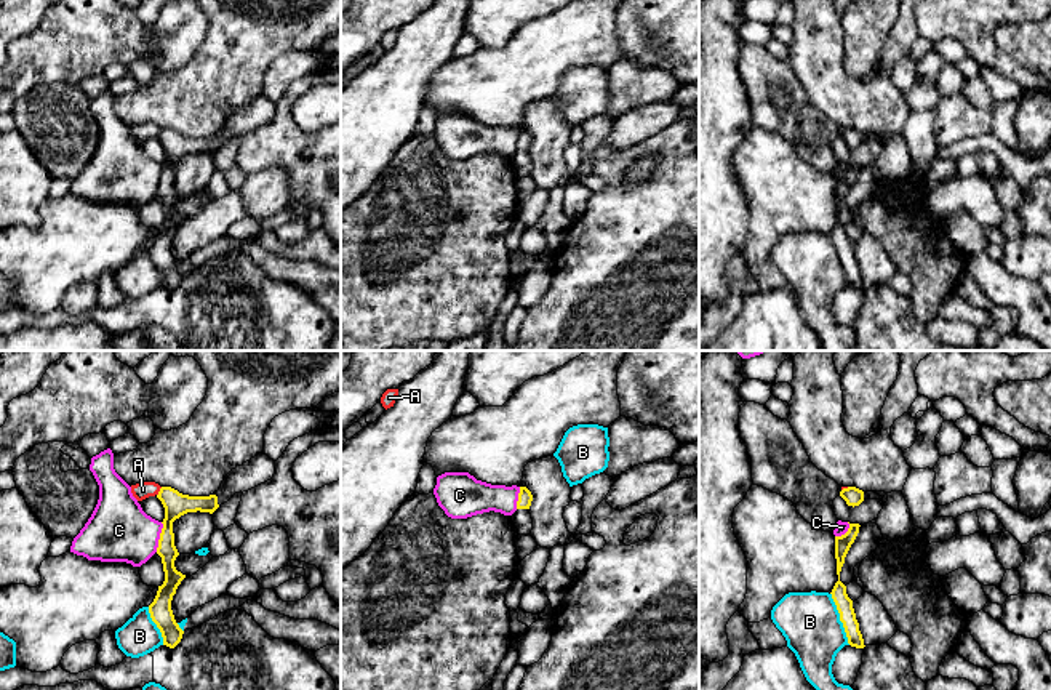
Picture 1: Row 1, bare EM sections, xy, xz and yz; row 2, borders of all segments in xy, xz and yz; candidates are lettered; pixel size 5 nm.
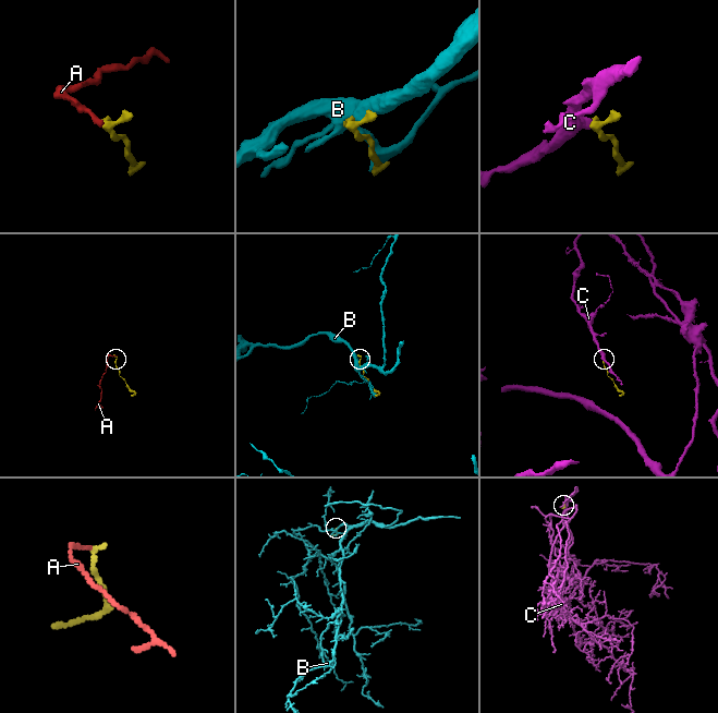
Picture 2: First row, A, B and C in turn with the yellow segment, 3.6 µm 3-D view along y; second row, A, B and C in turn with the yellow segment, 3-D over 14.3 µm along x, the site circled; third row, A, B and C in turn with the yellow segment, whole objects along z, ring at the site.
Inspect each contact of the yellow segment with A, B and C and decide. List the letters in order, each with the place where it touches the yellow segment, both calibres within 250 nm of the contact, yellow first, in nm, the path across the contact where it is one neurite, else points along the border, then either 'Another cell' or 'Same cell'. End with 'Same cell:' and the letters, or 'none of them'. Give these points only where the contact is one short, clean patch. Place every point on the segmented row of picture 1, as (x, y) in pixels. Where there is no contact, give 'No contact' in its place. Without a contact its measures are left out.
A: Touches yellow at xy (159, 492). Thickness 120 nm (yellow) against 90 nm. Boundary: xy (162, 487), (157, 495). Another cell
B: Touches yellow at yz (840, 618). Thickness 80 nm (yellow) against 300 nm. Another cell
C: Touches yellow at xy (160, 537). Thickness 120 nm (yellow) against 320 nm. Boundary: xy (162, 522), (155, 551). Another cell
Same cell: none of them

